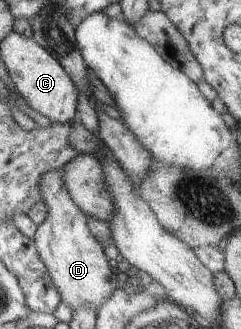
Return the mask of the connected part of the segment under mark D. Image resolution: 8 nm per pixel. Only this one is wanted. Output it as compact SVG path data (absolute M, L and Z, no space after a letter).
M62 167L42 174L40 192L42 192L42 204L46 206L46 218L38 225L33 240L36 242L42 262L50 272L54 288L58 290L62 303L74 311L76 308L82 308L84 304L100 309L118 288L121 275L115 271L114 263L108 260L101 244L91 234L86 214L74 204L70 190L62 180Z

